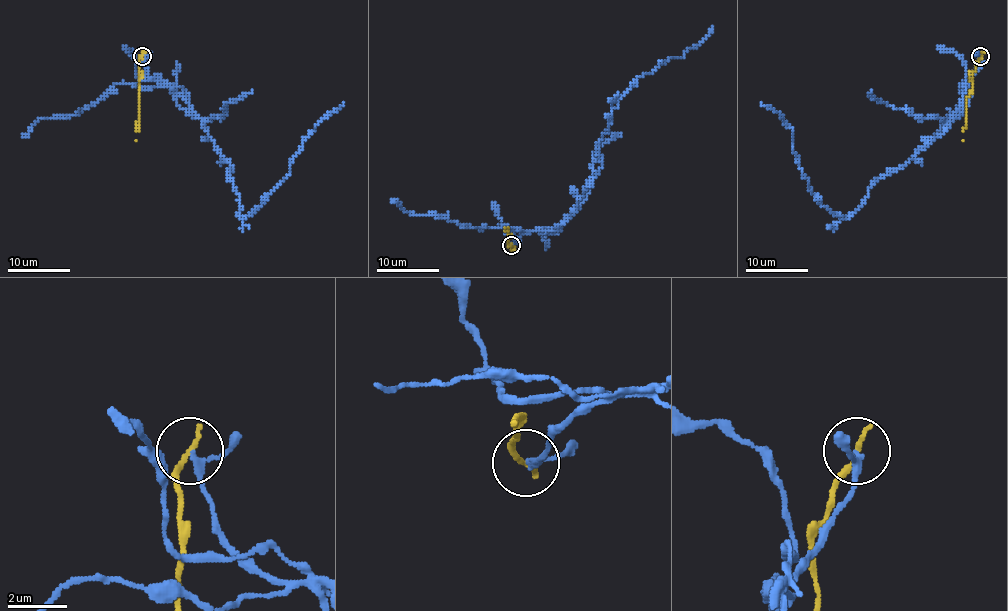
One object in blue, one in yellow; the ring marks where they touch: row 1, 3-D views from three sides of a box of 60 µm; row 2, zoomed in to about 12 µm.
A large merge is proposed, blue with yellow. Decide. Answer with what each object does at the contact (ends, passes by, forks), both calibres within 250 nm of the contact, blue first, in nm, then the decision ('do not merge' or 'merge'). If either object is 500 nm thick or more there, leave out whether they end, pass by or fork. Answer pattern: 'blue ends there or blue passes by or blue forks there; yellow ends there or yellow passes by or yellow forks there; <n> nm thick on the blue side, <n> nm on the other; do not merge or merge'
blue passes by; yellow ends there; 180 nm thick on the blue side, 200 nm on the other; do not merge

